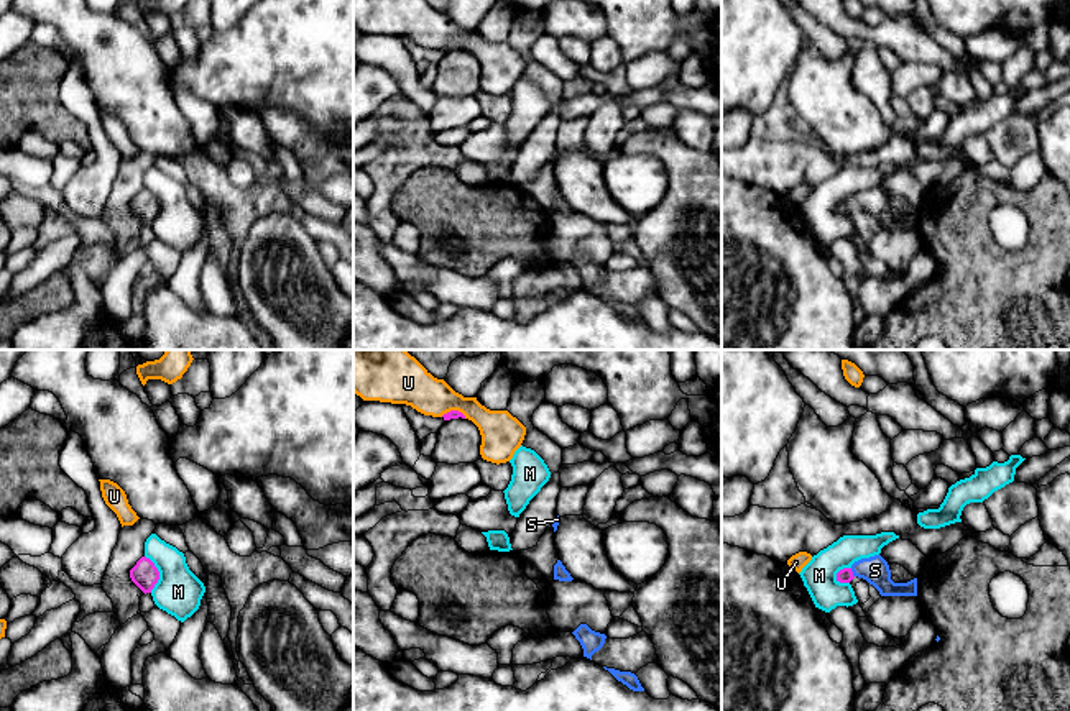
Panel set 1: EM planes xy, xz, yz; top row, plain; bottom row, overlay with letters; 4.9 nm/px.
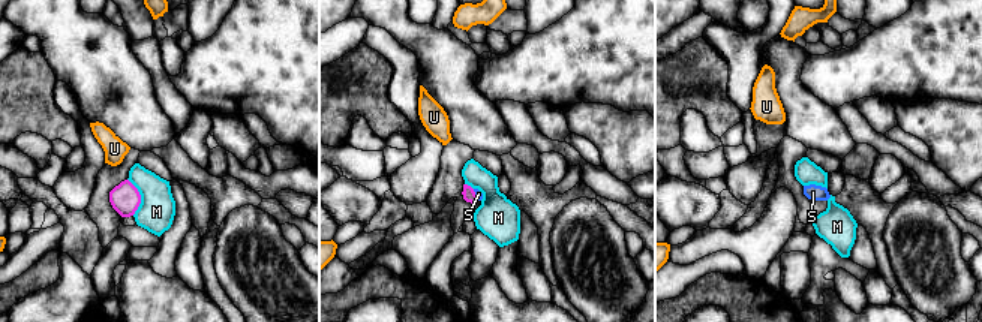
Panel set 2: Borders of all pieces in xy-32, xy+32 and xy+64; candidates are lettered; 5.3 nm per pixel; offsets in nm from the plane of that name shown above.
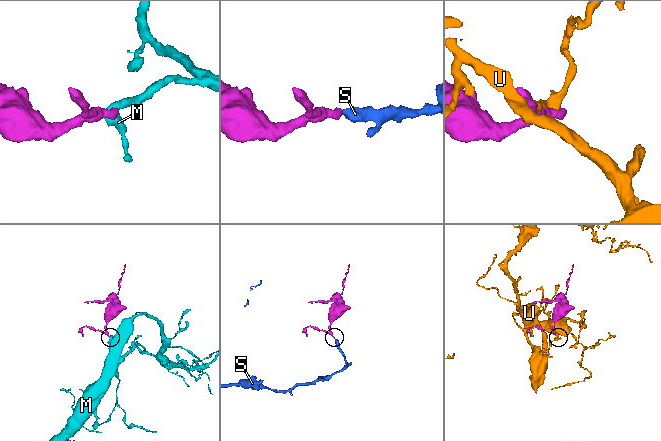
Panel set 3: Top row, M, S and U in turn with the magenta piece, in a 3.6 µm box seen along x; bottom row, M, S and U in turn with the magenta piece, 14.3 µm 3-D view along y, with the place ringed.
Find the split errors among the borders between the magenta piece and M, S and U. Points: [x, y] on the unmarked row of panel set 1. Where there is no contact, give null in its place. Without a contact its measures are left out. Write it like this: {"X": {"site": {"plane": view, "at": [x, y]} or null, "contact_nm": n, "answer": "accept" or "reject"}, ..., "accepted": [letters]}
{"M": {"site": {"plane": "xy", "at": [158, 206]}, "contact_nm": 190, "answer": "reject"}, "S": {"site": {"plane": "yz", "at": [852, 206]}, "contact_nm": 50, "answer": "accept"}, "U": {"site": {"plane": "xz", "at": [454, 43]}, "contact_nm": 130, "answer": "reject"}, "accepted": ["S"]}

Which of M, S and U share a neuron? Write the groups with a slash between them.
M / S / U

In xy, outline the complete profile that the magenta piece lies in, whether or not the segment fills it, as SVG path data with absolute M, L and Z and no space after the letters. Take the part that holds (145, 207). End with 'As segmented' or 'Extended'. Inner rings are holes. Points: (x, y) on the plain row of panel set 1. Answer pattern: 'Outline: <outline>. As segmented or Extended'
Outline: M141 189L130 202L130 210L146 227L151 225L158 215L159 204L150 190Z. As segmented

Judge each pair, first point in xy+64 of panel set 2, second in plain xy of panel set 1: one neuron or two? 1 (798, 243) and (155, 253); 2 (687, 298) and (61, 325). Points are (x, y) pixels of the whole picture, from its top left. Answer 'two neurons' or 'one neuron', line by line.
1: two neurons
2: two neurons

